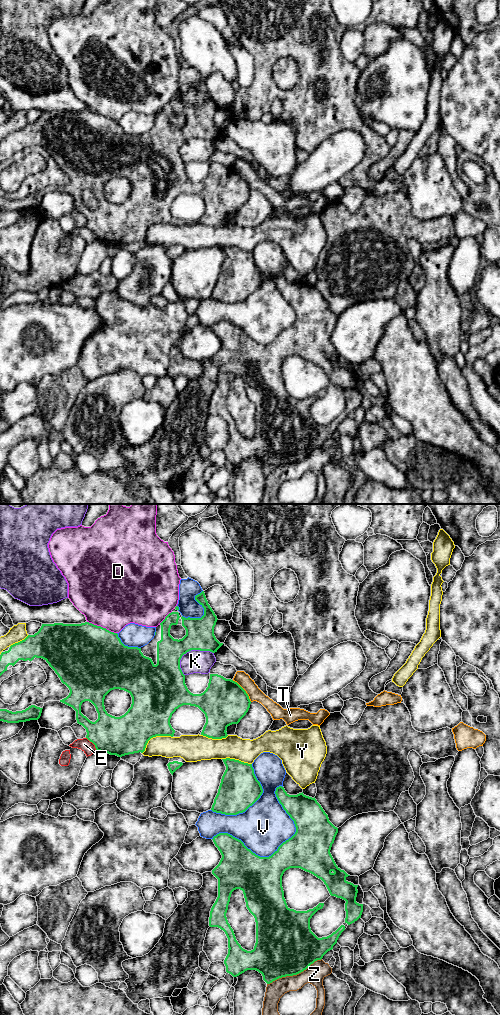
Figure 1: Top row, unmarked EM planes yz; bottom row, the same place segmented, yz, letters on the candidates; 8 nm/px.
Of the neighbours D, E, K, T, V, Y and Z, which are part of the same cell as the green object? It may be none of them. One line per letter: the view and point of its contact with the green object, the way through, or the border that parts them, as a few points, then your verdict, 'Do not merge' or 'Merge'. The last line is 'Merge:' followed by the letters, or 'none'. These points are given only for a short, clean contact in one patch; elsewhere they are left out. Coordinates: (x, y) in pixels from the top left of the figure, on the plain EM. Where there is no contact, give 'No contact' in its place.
D: Touches green at yz (102, 115). Do not merge
E: Touches green at yz (93, 231). Do not merge
K: Touches green at yz (189, 138). Do not merge
T: Touches green at yz (244, 178). Boundary: yz (232, 168), (245, 179), (251, 189). Do not merge
V: Touches green at yz (278, 335). Do not merge
Y: Touches green at yz (154, 224). Do not merge
Z: Touches green at yz (294, 462). Do not merge
Merge: none

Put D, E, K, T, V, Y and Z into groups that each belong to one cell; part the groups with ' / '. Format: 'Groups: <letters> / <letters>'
Groups: D / E / K / T / V / Y / Z

